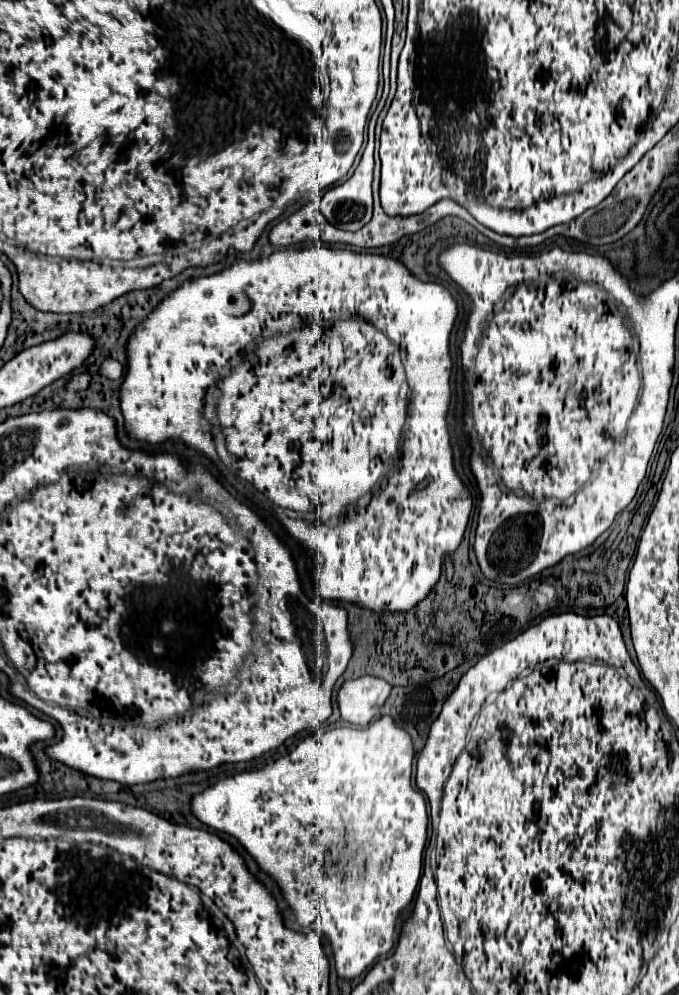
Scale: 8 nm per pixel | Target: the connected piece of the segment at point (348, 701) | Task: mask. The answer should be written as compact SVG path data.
M370 675L344 681L336 699L342 721L366 727L388 699L390 689L384 679Z

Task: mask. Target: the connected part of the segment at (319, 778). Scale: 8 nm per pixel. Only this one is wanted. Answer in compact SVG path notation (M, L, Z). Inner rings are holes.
M382 715L380 719L376 719L372 725L368 725L366 729L348 729L348 727L338 727L338 729L330 729L324 733L314 733L312 737L304 739L300 745L292 744L286 748L286 742L278 748L271 750L263 757L261 761L260 771L250 771L258 769L248 769L242 773L236 773L232 777L226 777L214 785L210 785L208 789L204 789L202 793L194 795L190 801L190 809L192 815L202 821L204 825L222 831L226 835L232 835L234 839L238 839L238 843L252 855L260 867L260 871L264 871L274 877L274 881L282 890L283 896L288 901L288 905L294 911L295 921L300 924L304 931L316 930L332 947L332 957L334 957L334 965L336 965L336 975L340 979L356 979L360 977L366 969L370 969L378 959L386 957L390 953L390 949L396 943L398 937L398 921L404 915L404 911L410 907L414 893L418 889L418 881L422 875L422 857L424 857L424 847L426 847L426 839L428 839L428 811L426 811L426 799L424 795L412 787L412 759L414 759L414 747L412 747L412 739L410 735L406 735L406 731L402 731L402 727L398 727L398 723L394 723L390 719L390 715ZM346 781L366 781L372 783L374 787L374 797L372 797L372 805L368 805L368 797L364 797L364 787L346 787Z

